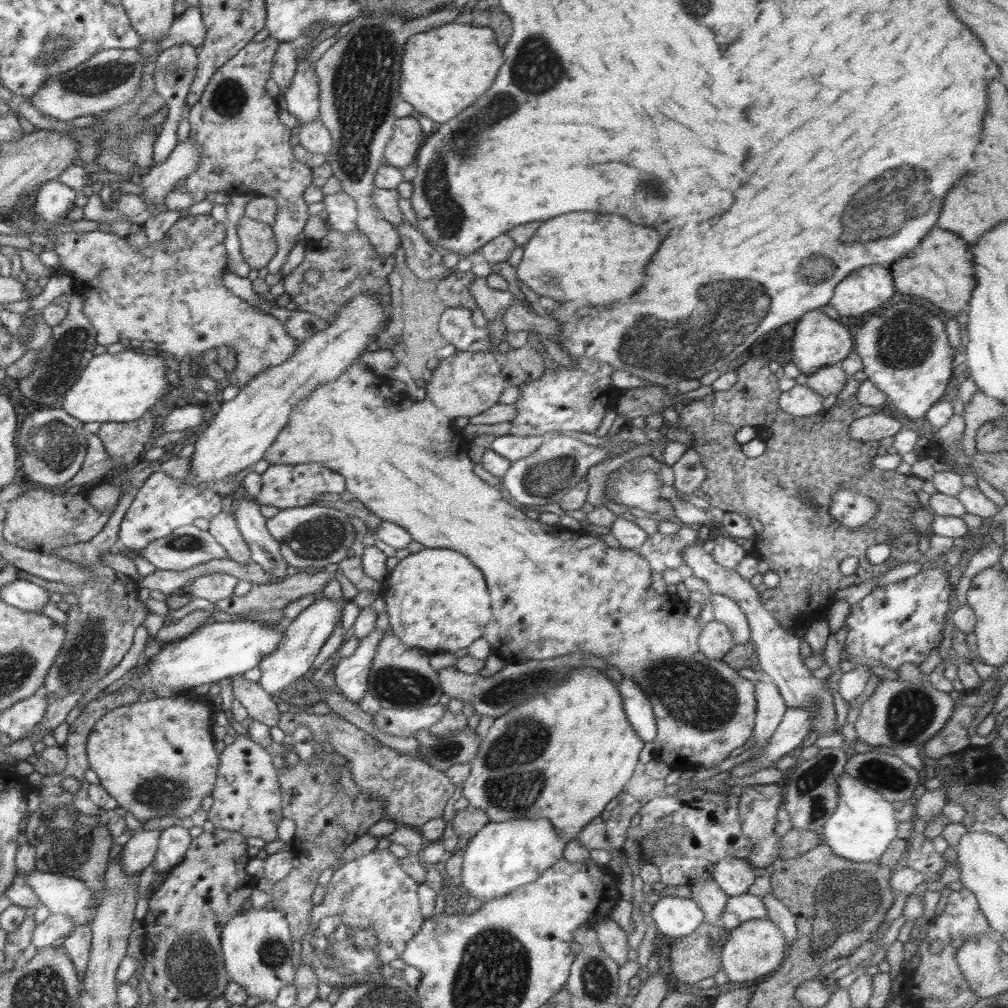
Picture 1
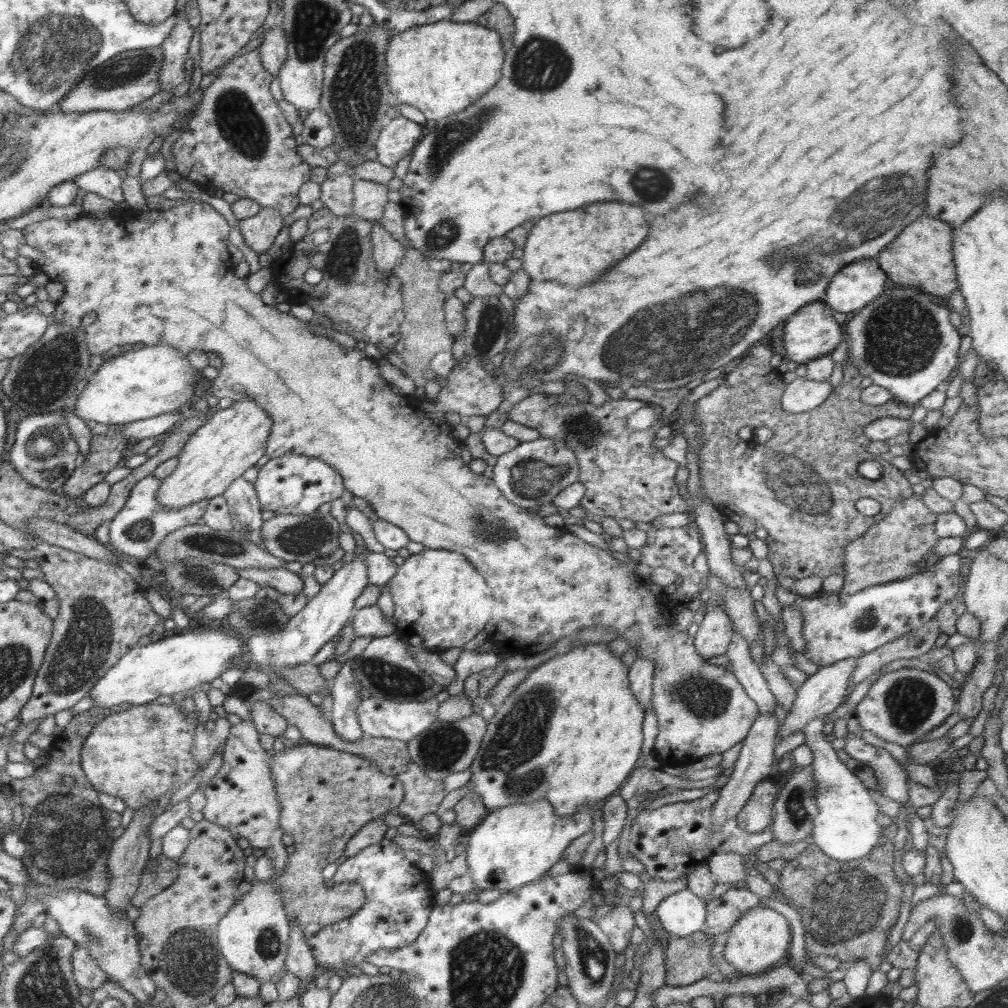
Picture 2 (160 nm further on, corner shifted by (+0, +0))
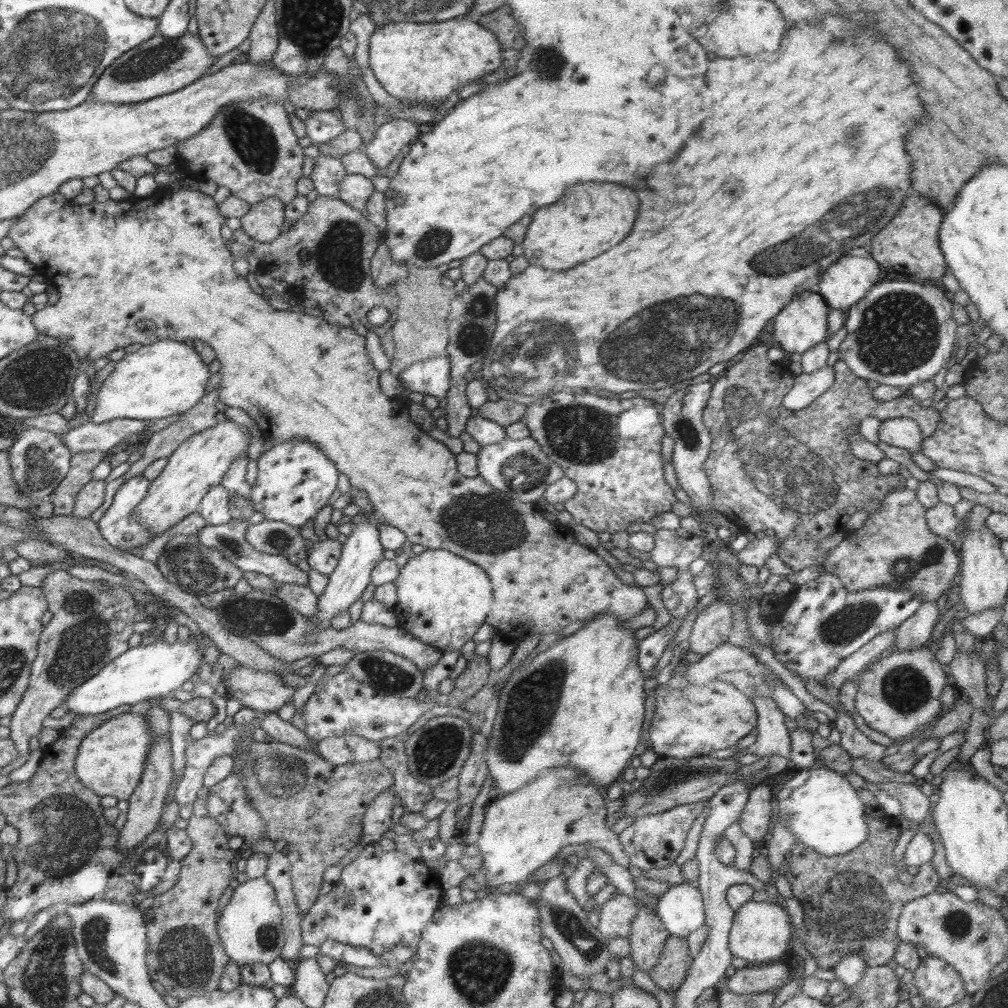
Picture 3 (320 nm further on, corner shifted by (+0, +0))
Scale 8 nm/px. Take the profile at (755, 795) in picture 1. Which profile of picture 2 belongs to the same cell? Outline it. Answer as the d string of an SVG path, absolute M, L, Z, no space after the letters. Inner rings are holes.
M760 781L744 808L735 816L737 825L751 833L762 832L773 820L773 804L779 794L770 781Z

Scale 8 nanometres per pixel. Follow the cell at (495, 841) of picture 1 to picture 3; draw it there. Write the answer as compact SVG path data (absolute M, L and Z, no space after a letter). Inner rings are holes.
M552 767L528 784L504 796L493 796L486 805L485 819L476 845L482 854L484 882L488 887L526 881L569 844L592 844L624 868L632 866L619 835L606 825L611 806L605 792L587 781L574 767Z

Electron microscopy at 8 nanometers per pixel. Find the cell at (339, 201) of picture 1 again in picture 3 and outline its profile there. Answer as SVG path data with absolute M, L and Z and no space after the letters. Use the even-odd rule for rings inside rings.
M324 155L315 158L315 166L309 177L314 182L314 189L319 195L339 199L340 182L348 176L339 158Z

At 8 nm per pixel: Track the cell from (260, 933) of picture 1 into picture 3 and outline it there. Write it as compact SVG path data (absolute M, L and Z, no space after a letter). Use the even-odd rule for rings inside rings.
M264 877L248 879L243 884L238 884L232 899L221 913L217 920L217 934L226 954L239 967L254 963L270 964L270 961L280 958L282 947L286 942L285 930L282 927L282 913L276 901L274 888Z

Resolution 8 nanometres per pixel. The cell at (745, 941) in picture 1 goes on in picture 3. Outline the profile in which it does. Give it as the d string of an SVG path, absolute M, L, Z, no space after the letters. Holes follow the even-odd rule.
M777 898L769 902L746 902L735 912L729 933L729 949L734 956L746 960L748 966L760 966L763 962L770 963L784 956L794 935L793 930L789 913Z

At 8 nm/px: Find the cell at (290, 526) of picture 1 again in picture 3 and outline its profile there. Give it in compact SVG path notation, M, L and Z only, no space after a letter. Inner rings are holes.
M265 520L249 525L245 537L254 550L288 557L311 545L310 540L301 536L301 529L284 522Z

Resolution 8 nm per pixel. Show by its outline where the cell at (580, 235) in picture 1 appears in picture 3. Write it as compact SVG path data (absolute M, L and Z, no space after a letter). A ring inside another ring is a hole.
M576 184L562 200L534 212L522 241L523 254L530 264L546 270L574 268L574 264L610 250L628 236L636 218L636 200L630 188L618 184Z

